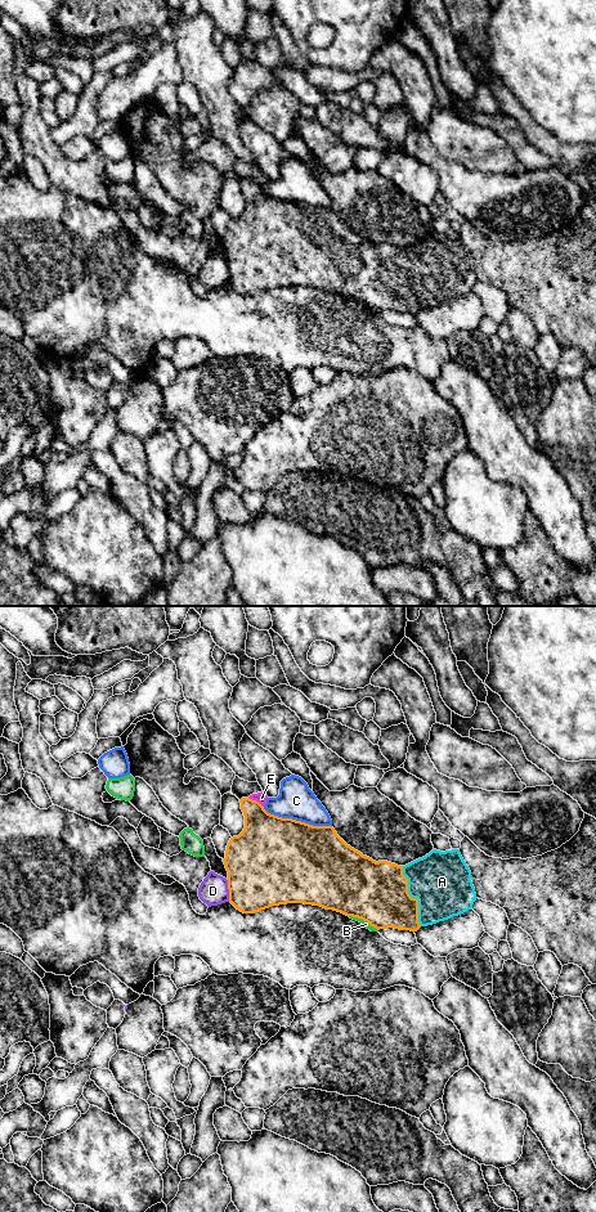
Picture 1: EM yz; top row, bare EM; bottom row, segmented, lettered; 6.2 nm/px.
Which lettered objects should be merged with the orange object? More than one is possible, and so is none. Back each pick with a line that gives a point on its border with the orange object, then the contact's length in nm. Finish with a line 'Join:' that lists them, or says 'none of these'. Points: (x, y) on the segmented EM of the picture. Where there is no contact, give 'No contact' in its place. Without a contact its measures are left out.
A: Touches orange at yz (411, 897). Shared border 400 nm
Join: A

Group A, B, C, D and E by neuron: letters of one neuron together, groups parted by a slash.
A / B / C / D E

